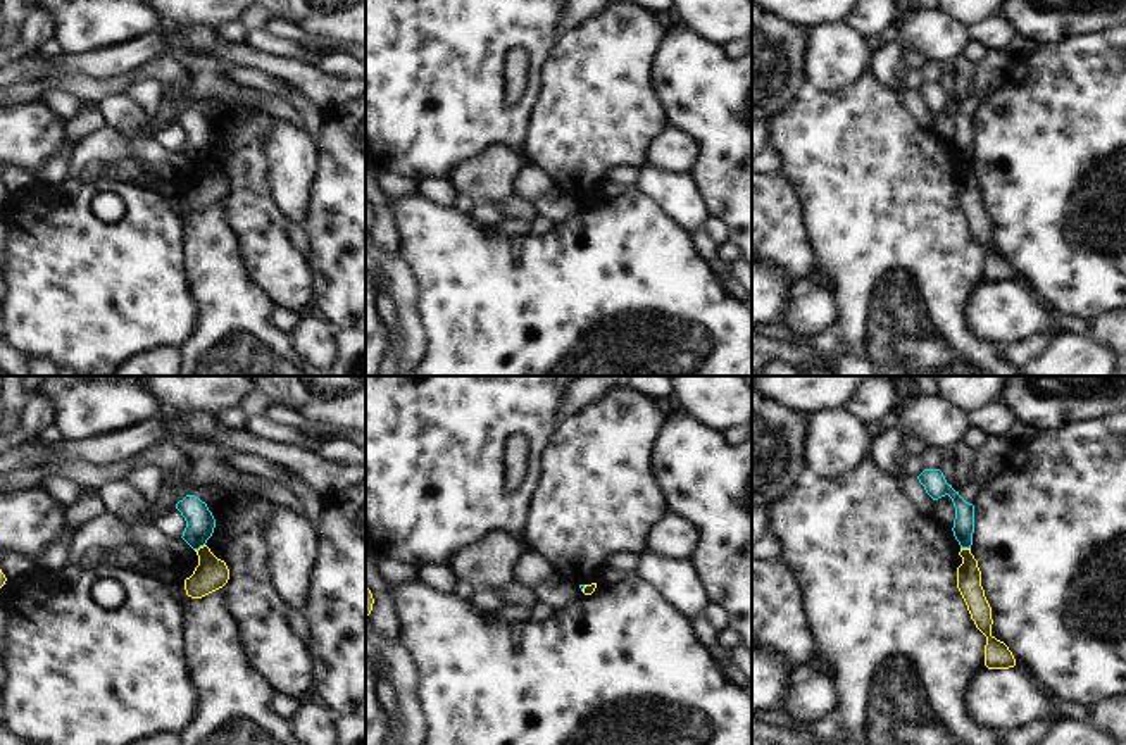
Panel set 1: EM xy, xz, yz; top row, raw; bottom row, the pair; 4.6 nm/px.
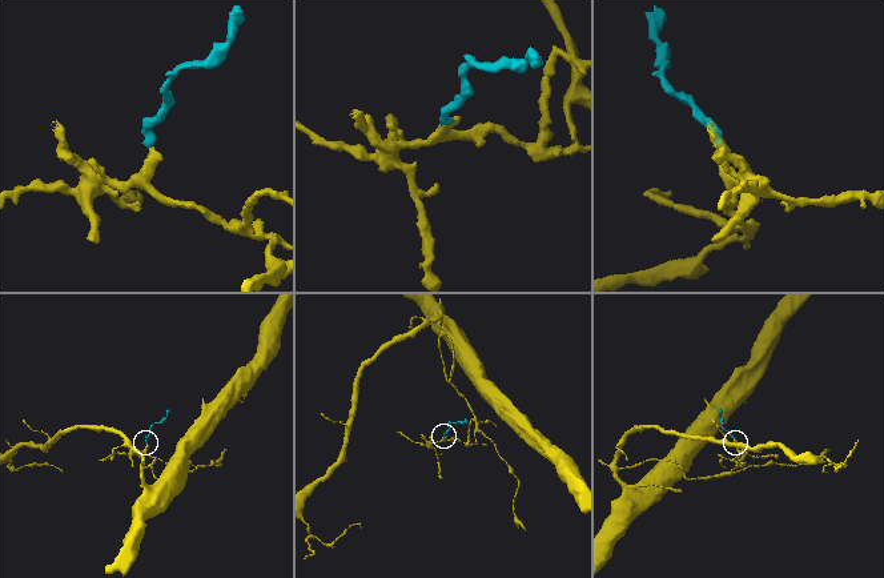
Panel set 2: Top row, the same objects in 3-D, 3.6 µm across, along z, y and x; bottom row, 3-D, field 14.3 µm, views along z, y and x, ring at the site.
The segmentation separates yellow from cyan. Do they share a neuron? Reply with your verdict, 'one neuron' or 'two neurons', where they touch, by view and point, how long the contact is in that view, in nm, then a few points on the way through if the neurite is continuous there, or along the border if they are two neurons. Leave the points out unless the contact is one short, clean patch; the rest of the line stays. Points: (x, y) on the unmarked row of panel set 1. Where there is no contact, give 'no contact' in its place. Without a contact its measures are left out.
two neurons; meets yellow in xy at (200, 161); contact 60 nm long; border along xy (204, 157), (195, 164)

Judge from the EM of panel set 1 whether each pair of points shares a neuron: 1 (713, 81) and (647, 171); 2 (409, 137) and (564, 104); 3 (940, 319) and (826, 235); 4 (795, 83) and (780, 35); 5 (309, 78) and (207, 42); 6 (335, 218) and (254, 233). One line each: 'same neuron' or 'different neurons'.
1: different neurons
2: different neurons
3: same neuron
4: same neuron
5: same neuron
6: different neurons

